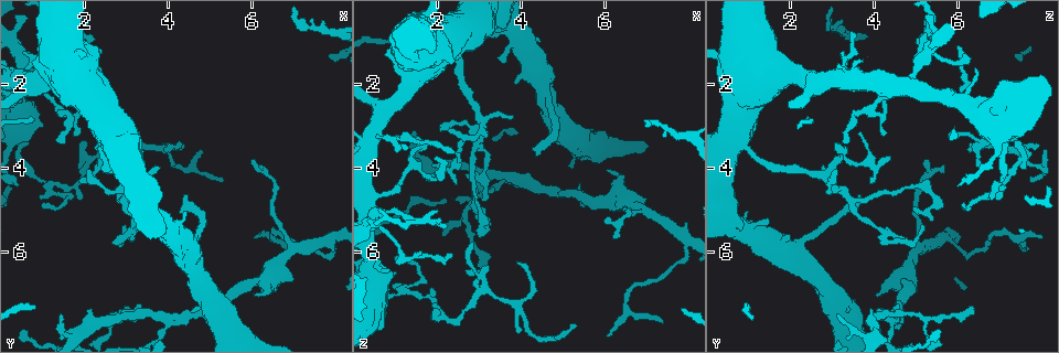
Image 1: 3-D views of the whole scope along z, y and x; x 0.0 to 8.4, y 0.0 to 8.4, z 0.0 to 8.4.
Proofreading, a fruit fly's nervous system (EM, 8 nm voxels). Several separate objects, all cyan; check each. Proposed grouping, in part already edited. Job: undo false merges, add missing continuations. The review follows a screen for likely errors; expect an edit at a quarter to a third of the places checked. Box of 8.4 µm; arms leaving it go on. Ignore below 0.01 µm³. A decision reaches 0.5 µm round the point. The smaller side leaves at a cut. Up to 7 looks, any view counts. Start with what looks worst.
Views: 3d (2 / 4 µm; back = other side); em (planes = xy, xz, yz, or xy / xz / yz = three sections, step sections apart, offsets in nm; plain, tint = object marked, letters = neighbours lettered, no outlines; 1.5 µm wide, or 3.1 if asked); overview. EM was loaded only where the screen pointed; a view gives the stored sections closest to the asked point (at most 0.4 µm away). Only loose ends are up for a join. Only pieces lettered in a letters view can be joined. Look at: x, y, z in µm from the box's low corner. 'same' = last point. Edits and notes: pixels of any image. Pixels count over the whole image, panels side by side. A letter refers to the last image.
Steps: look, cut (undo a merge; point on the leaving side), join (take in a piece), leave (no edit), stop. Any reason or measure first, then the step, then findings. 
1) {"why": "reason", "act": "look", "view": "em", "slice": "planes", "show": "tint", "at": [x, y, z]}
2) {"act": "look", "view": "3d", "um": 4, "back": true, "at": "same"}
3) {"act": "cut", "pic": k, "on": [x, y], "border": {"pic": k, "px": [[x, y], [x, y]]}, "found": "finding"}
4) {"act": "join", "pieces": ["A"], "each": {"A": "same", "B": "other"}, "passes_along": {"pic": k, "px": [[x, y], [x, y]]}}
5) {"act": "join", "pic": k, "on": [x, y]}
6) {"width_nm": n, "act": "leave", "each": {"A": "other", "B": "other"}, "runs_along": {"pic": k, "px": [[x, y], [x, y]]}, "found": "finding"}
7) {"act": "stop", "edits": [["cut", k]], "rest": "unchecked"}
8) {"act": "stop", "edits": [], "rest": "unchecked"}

{"why": "abrupt turn", "act": "look", "view": "3d", "um": 4, "at": [2.75, 3.60, 3.25]}

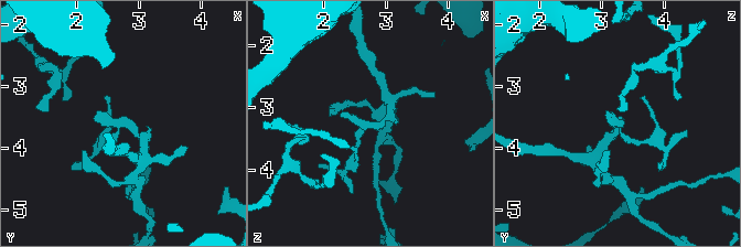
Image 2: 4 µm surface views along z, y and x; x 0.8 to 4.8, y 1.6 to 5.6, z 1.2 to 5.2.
{"act": "look", "view": "em", "slice": "planes", "show": "plain", "at": [2.70, 3.65, 3.25]}

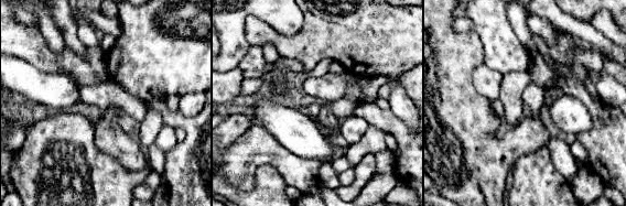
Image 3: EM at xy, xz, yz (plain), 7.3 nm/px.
{"why": "what lies round it", "act": "look", "view": "em", "slice": "planes", "show": "letters", "at": "same"}

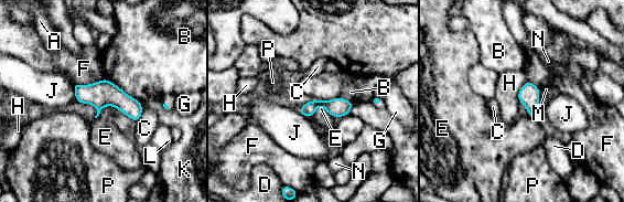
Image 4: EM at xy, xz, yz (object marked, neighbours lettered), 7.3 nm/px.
{"act": "leave", "each": {"A": "other", "B": "other", "C": "other", "D": "other", "E": "other", "F": "other", "G": "other", "H": "other", "J": "other", "K": "other", "L": "other", "M": "other", "N": "other", "P": "other"}, "border": {"pic": 4, "px": [[527, 80], [518, 92], [518, 102]]}, "found": "continuous, no second cell"}

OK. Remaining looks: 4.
{"why": "sudden change in width", "act": "look", "view": "em", "slice": "yz", "step": 4, "show": "tint", "at": [2.40, 3.50, 0.95]}

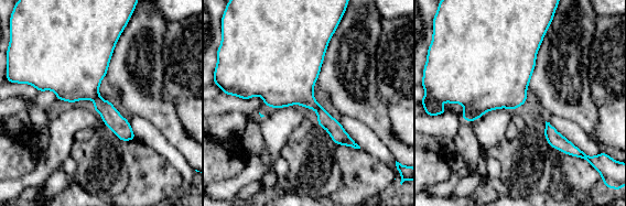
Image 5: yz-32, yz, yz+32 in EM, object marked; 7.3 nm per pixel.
{"why": "what lies round it", "act": "look", "view": "em", "slice": "yz", "step": 4, "show": "letters", "at": "same"}

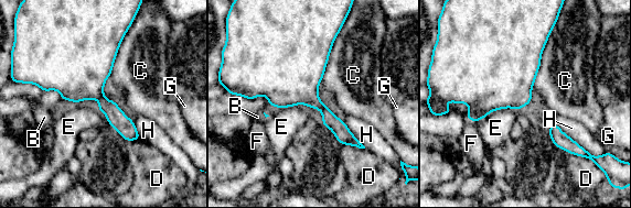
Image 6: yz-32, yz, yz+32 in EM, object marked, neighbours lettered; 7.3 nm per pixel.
{"act": "leave", "each": {"B": "other", "C": "other", "D": "other", "E": "other", "F": "other", "G": "other", "H": "other"}, "border": {"pic": 6, "px": [[519, 109], [495, 109], [476, 121]]}, "found": "continuous, no second cell"}

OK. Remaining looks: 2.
{"why": "free end", "act": "look", "view": "em", "slice": "xz", "step": 8, "show": "letters", "at": [3.30, 7.20, 4.60]}

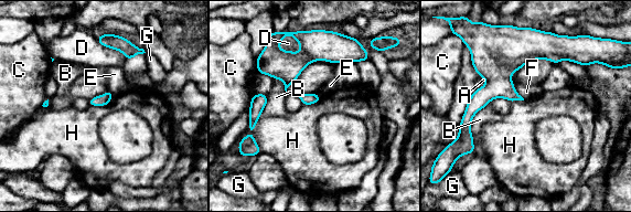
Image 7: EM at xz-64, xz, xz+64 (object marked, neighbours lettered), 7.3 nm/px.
{"act": "look", "view": "em", "slice": "planes", "show": "letters", "at": "same"}

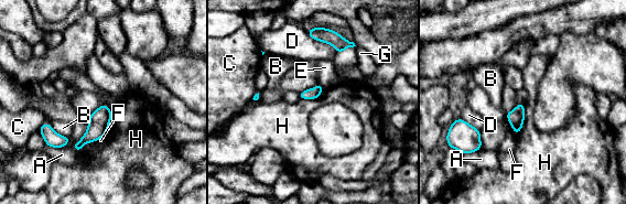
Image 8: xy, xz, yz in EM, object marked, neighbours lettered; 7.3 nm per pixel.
{"act": "leave", "each": {"A": "other", "B": "other", "C": "other", "D": "other", "E": "other", "F": "other", "G": "other", "H": "other"}, "border": {"pic": 8, "px": [[525, 104], [524, 125], [517, 135]]}, "found": "no lettered piece goes on from it"}

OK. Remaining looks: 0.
{"act": "stop", "edits": [], "rest": "unchecked"}

